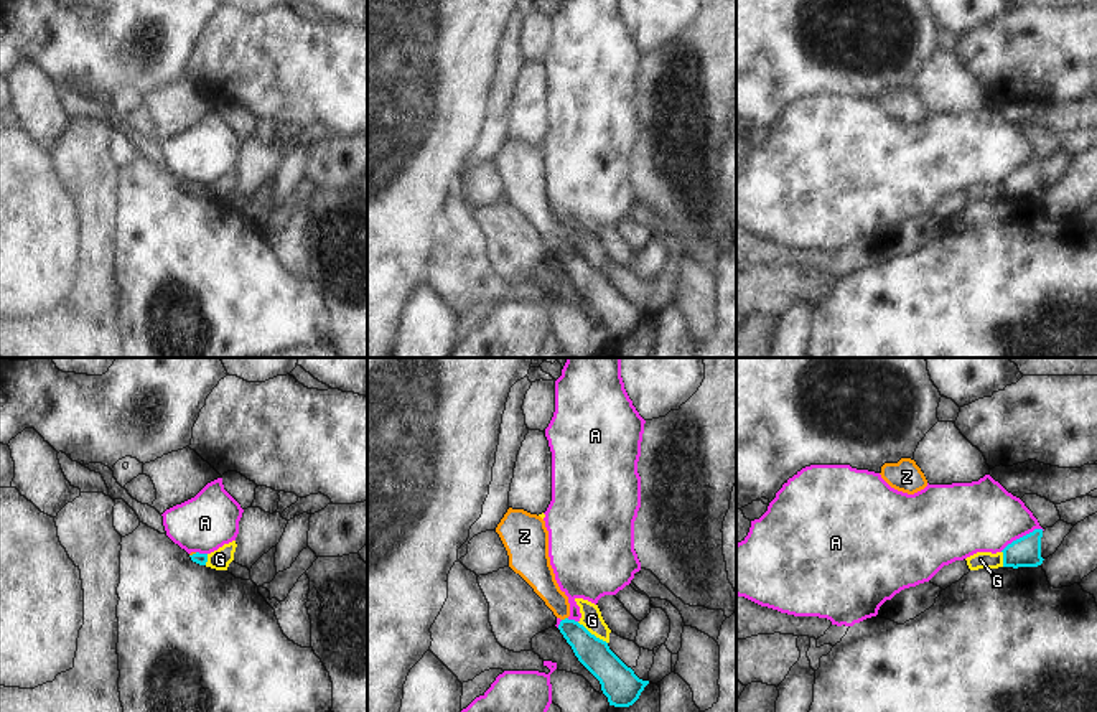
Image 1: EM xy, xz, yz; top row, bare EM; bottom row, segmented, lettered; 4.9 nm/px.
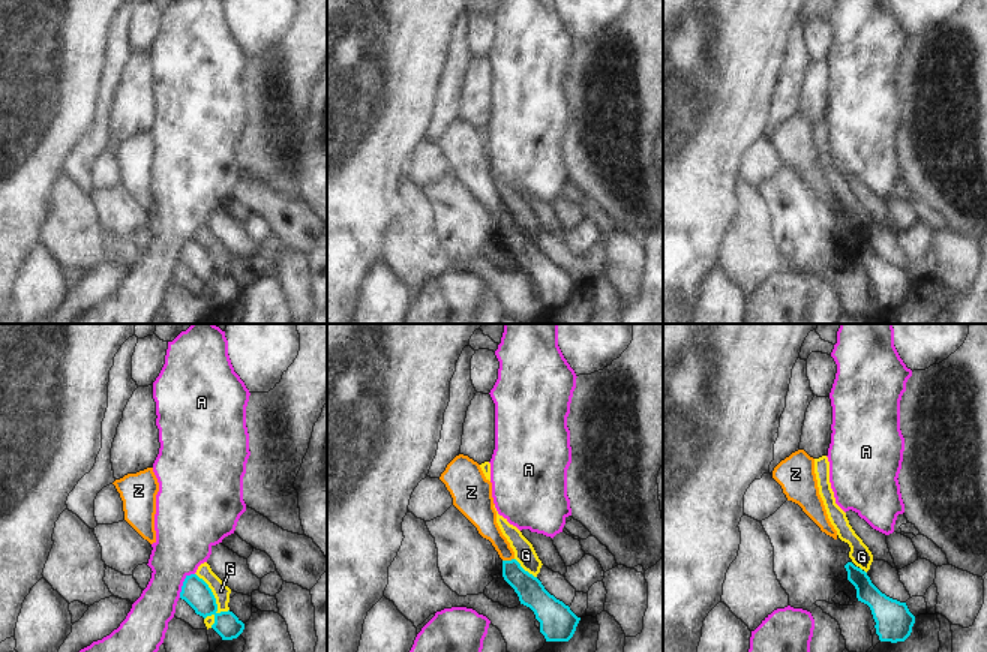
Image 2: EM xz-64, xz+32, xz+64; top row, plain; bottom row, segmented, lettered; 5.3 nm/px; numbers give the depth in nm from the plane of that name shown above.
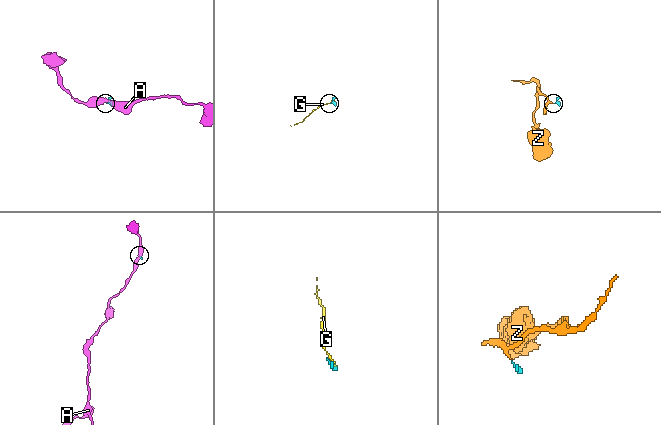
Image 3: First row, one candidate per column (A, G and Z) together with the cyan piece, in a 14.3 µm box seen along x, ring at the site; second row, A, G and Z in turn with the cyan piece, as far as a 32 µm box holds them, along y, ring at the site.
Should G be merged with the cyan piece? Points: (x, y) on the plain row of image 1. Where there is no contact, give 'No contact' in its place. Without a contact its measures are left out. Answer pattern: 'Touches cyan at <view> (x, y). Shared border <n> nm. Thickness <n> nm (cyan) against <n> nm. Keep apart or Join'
Touches cyan at xz (590, 264). Shared border 190 nm. Thickness 160 nm (cyan) against 100 nm. Keep apart.

